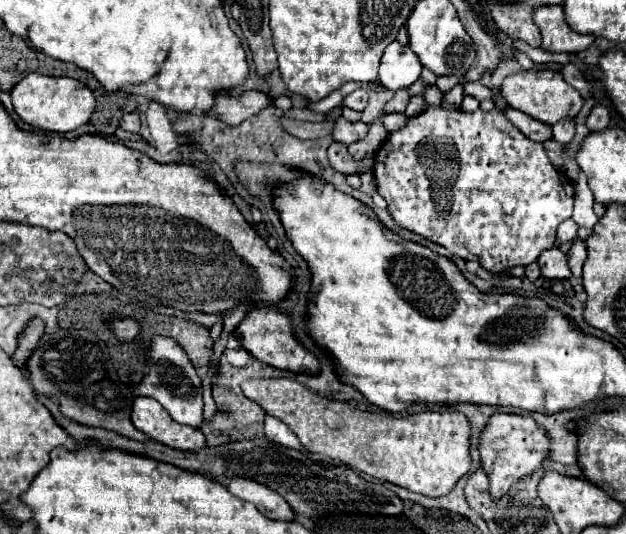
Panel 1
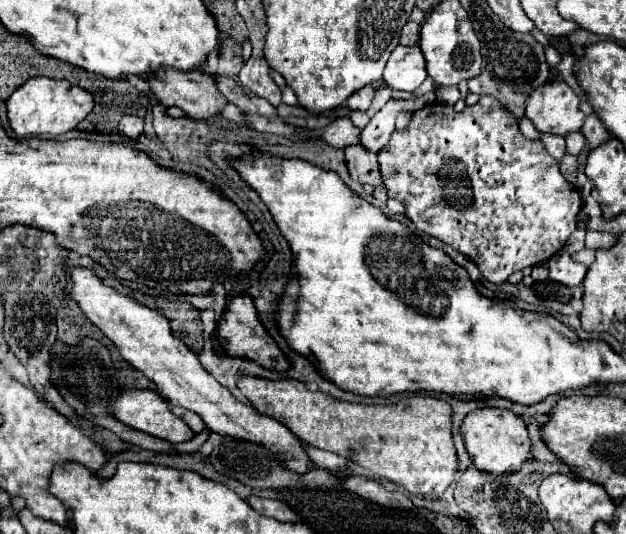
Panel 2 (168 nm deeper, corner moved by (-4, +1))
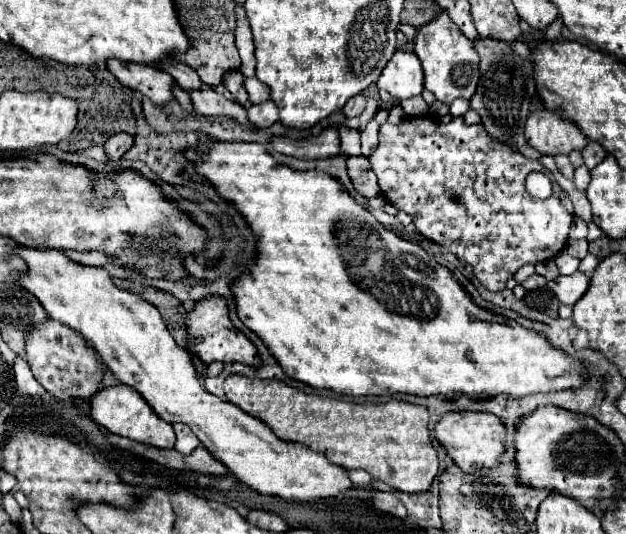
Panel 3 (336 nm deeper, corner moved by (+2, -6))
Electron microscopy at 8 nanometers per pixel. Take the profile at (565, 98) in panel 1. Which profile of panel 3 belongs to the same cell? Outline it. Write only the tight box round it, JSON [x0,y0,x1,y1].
[525,110,587,156]

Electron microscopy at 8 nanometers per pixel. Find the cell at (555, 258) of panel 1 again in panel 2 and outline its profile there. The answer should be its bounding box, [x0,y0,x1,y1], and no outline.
[549,251,587,287]

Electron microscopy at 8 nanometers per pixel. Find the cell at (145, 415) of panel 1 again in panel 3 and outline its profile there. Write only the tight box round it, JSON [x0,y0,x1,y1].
[89,384,175,448]

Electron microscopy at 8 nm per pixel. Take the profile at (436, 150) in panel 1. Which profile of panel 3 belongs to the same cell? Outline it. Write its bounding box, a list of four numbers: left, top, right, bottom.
[369,118,573,292]

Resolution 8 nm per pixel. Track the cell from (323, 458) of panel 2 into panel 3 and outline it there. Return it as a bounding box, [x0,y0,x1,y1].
[349,470,371,488]

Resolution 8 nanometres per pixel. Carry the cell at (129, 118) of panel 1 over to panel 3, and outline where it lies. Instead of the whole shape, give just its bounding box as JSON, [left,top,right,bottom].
[105,132,133,162]

